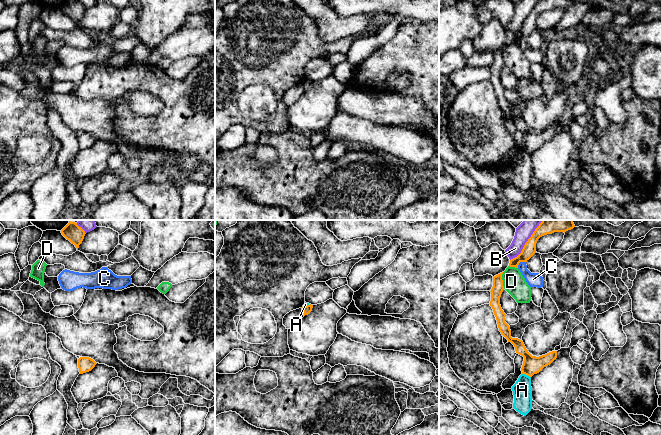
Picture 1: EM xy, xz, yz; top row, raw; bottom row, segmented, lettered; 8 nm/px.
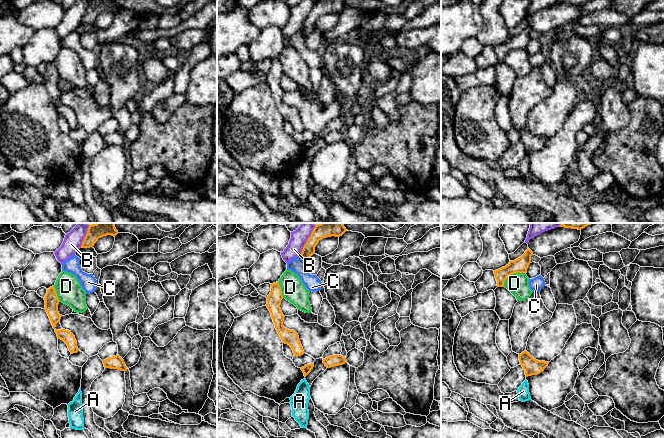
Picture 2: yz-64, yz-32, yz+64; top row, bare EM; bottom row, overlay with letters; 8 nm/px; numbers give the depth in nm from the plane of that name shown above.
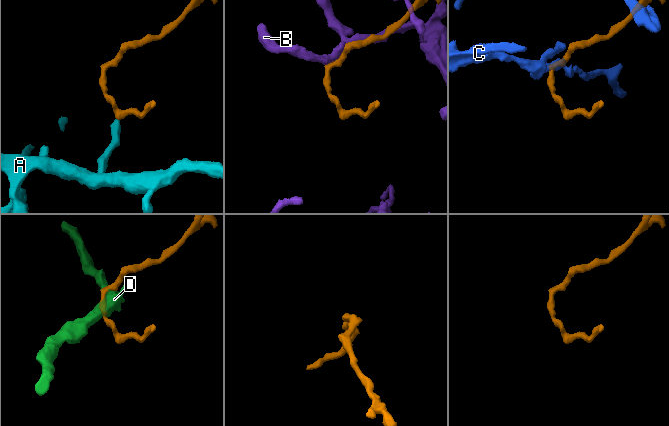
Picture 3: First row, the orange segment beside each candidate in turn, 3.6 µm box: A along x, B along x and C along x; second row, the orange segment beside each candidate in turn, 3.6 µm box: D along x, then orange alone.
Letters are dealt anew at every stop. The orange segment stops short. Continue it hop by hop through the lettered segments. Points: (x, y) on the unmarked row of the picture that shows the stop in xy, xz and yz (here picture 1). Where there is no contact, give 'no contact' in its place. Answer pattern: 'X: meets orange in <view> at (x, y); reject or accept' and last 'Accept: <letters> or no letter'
A: meets orange in yz at (526, 150); reject
B: meets orange in yz at (525, 19); reject
C: meets orange in yz at (520, 37); reject
D: meets orange in yz at (502, 56); reject
Accept: no letter

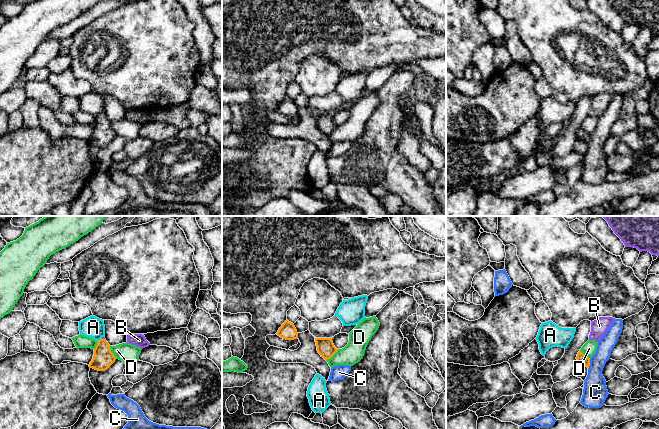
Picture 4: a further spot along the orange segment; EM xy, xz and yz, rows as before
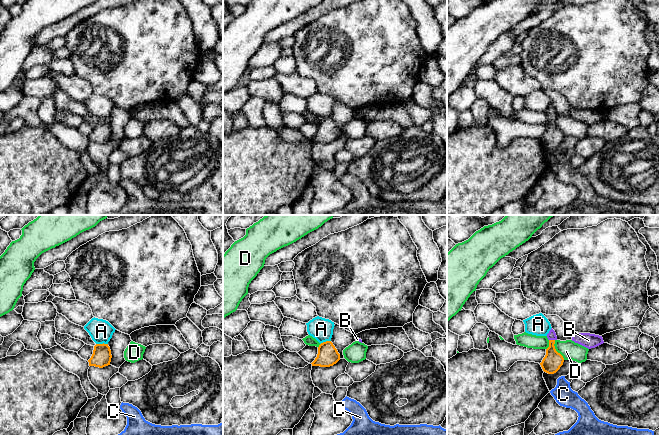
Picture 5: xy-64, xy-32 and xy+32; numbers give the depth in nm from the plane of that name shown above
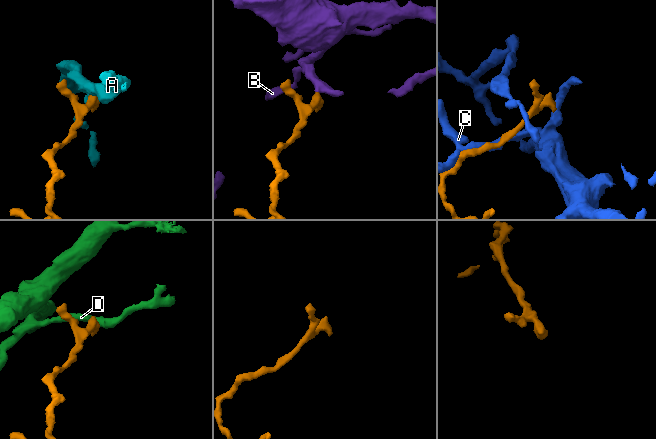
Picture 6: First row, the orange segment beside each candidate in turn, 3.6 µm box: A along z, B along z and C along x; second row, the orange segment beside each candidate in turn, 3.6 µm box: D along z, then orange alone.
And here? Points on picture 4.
A: meets orange in xy at (100, 115); reject
B: meets orange in xy at (103, 115); accept
C: meets orange in yz at (589, 139); reject
D: meets orange in xz at (332, 131); reject
Accept: B

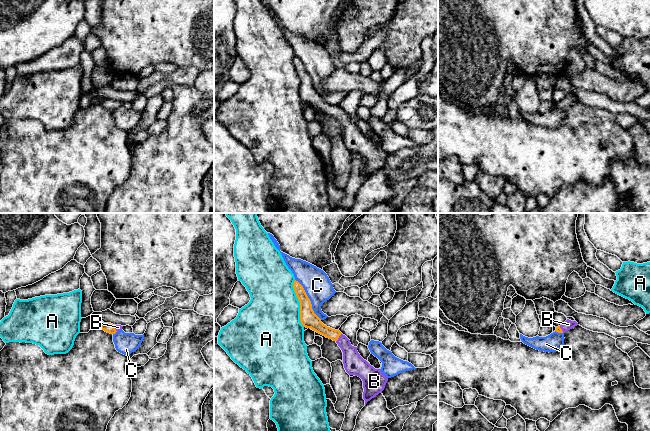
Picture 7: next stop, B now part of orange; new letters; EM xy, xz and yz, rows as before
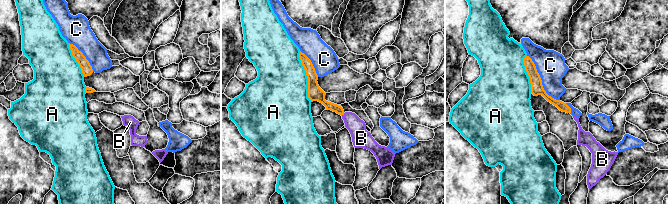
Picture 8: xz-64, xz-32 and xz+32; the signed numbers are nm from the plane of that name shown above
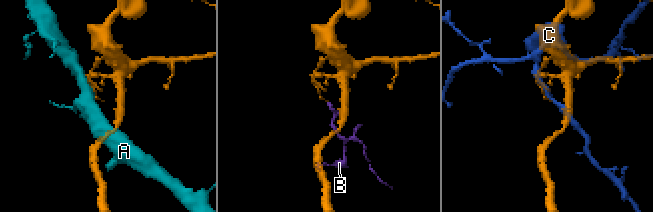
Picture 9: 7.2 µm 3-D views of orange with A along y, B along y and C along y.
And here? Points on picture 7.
A: meets orange in xz at (300, 79); reject
B: meets orange in xz at (338, 113); accept
C: meets orange in xz at (309, 75); reject
Accept: B

